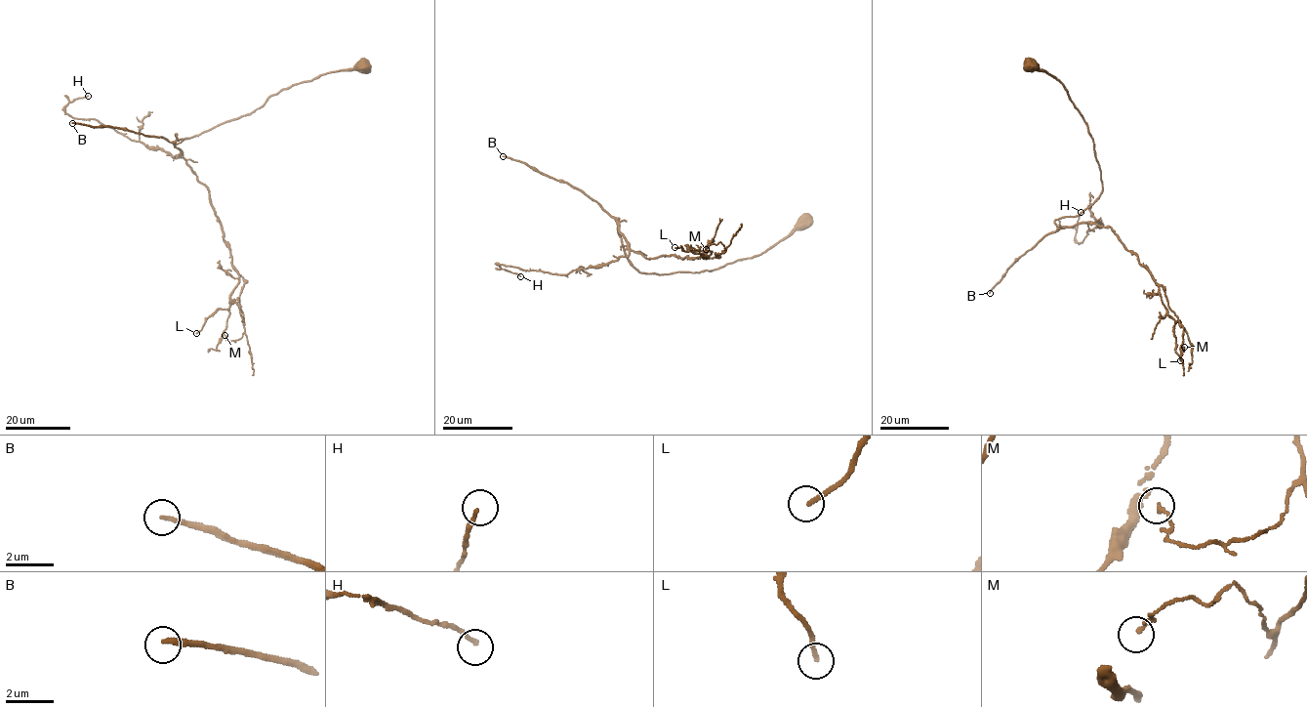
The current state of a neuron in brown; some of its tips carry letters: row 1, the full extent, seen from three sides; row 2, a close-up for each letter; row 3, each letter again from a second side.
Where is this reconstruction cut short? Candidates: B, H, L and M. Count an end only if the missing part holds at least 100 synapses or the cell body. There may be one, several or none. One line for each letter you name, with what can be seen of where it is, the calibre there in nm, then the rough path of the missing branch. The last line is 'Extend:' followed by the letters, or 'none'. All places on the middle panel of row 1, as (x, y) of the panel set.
B: place (503, 156); calibre 190 nm
Extend: B

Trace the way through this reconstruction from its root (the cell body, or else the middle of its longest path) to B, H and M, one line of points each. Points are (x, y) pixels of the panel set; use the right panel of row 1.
B: (1029, 64), (1062, 84), (1086, 125), (1102, 191), (1079, 215), (1055, 220), (1056, 230), (1018, 257), (990, 293)
H: (1029, 64), (1062, 84), (1093, 143), (1102, 191), (1079, 215), (1055, 220), (1101, 223), (1079, 243), (1081, 212)
M: (1029, 64), (1067, 90), (1086, 125), (1101, 174), (1097, 198), (1055, 224), (1111, 228), (1164, 290), (1184, 347)

